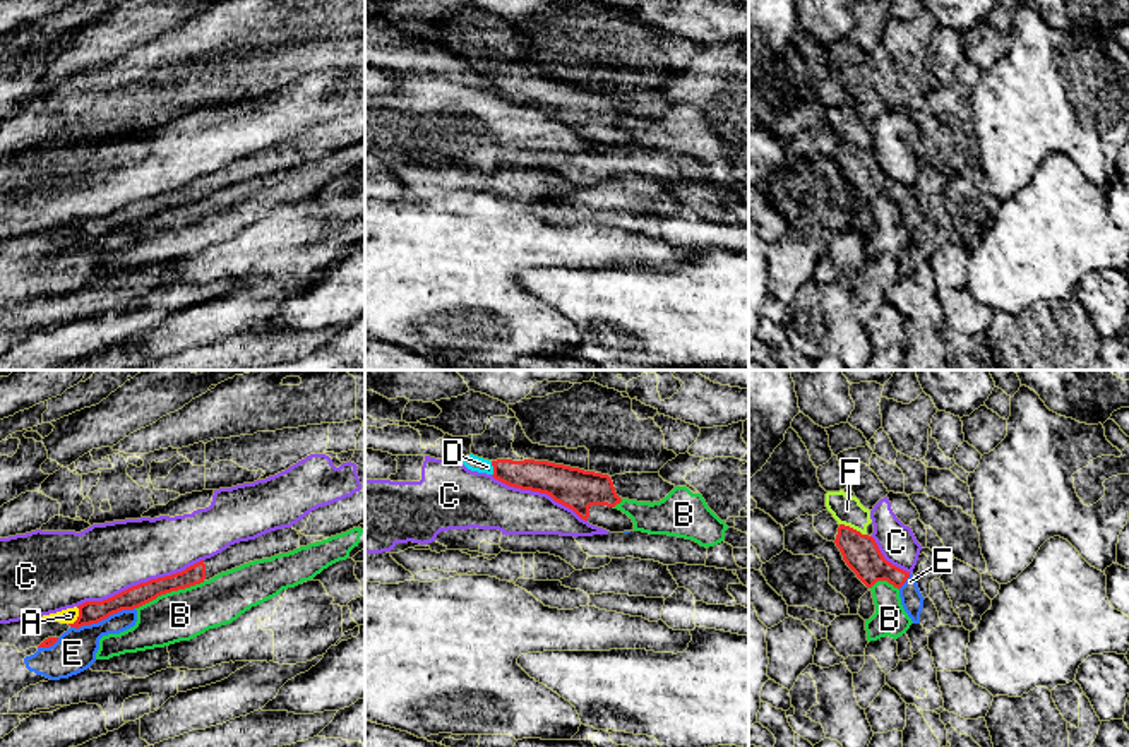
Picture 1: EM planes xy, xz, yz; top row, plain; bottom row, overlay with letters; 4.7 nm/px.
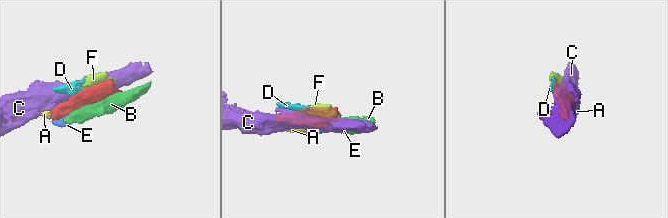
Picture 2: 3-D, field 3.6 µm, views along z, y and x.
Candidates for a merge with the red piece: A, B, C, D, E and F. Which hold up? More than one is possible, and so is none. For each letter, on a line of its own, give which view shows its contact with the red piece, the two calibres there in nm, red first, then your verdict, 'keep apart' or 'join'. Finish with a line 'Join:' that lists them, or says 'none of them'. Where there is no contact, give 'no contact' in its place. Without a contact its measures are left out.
A: xy | 110/70 nm | keep apart
B: xy | 100/240 nm | keep apart
C: xy | 100/340 nm | keep apart
D: xz | 150/70 nm | keep apart
E: xy | 110/200 nm | keep apart
F: yz | 170/140 nm | keep apart
Join: none of them

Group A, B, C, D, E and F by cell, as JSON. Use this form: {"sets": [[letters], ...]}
{"sets": [["A", "E"], ["B"], ["C"], ["D", "F"]]}

